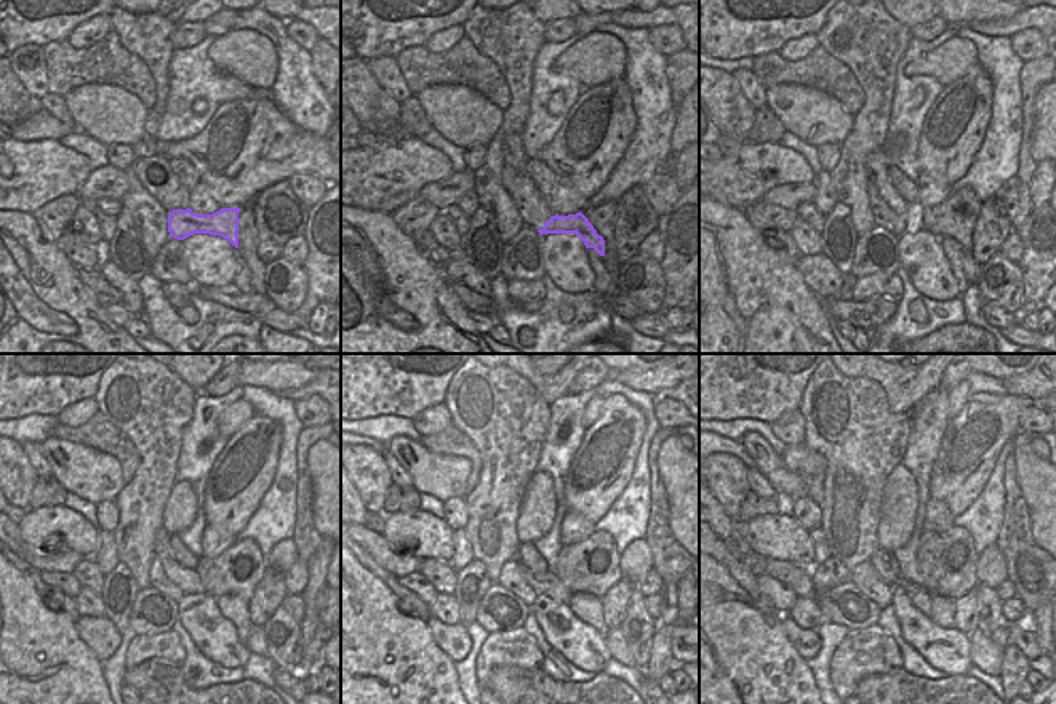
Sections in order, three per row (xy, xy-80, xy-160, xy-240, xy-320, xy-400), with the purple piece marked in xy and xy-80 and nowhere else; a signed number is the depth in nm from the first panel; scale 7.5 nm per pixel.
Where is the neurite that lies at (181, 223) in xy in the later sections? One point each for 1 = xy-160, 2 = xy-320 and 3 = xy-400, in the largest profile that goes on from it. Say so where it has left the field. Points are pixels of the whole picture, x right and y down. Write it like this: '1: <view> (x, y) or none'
1: xy-160 (972, 269)
2: xy-320 (618, 647)
3: xy-400 (986, 656)

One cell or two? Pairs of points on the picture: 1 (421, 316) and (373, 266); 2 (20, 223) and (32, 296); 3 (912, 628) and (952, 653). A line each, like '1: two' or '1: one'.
1: one
2: one
3: one

